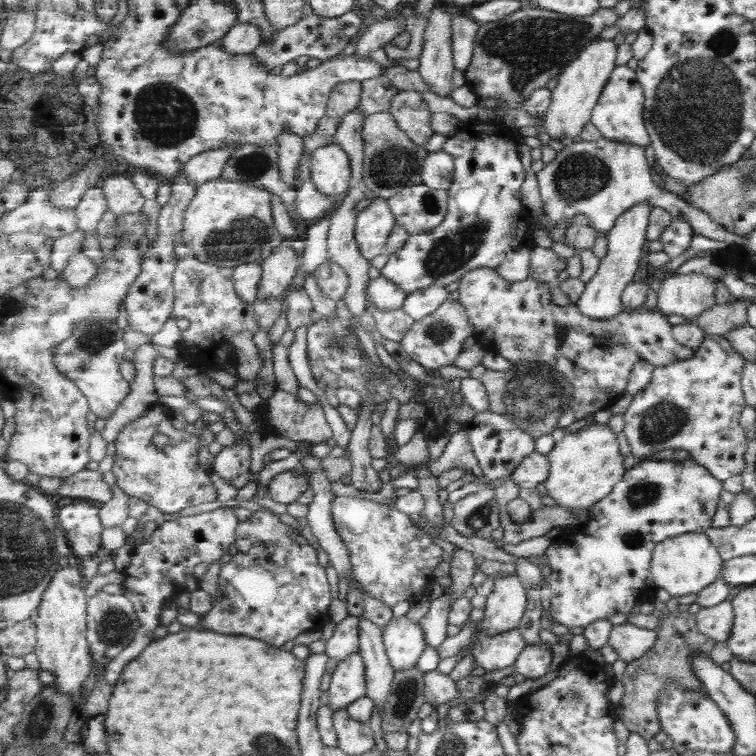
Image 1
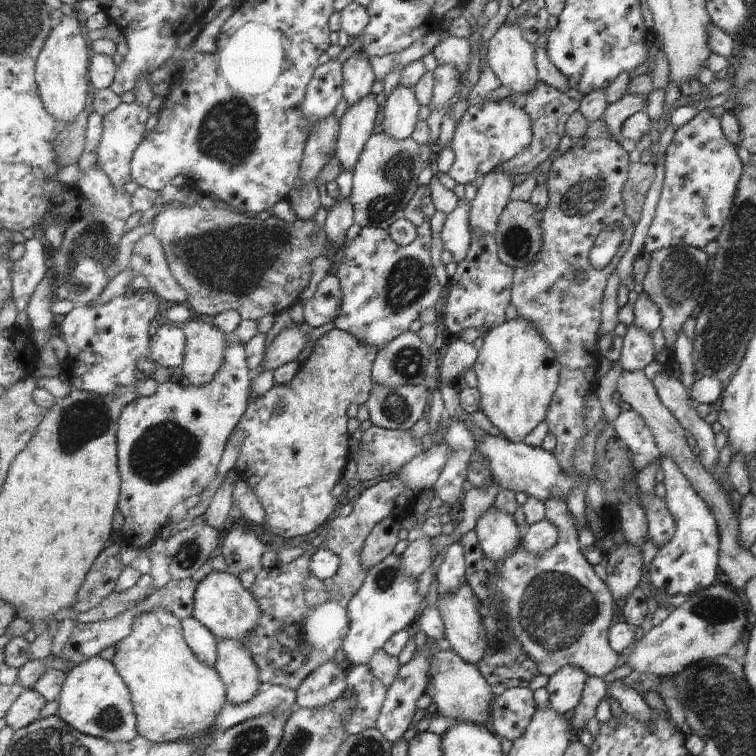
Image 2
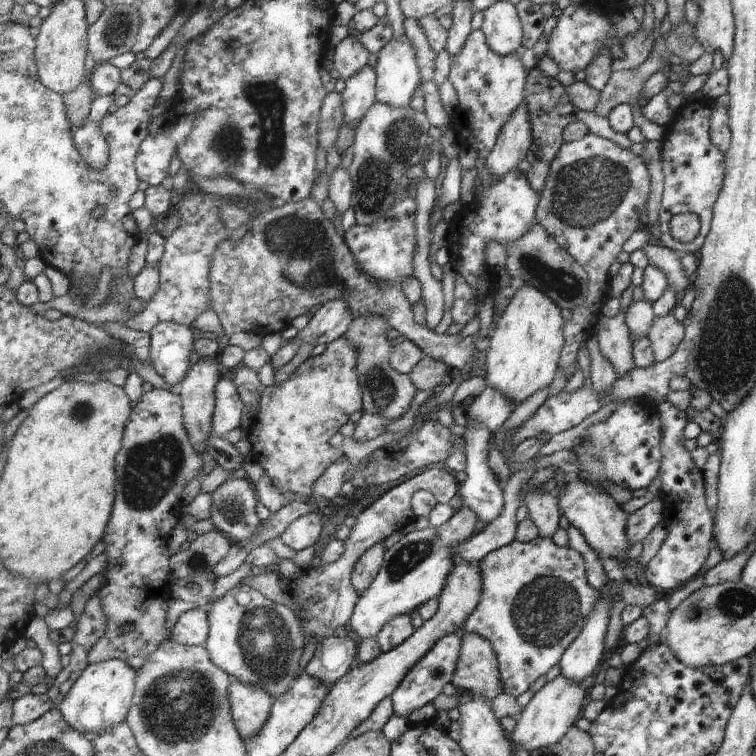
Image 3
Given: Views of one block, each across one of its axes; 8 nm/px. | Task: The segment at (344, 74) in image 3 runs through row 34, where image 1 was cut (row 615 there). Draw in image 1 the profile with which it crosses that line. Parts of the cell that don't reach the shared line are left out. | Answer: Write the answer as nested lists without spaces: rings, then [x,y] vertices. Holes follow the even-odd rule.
[[[347,615],[336,625],[332,637],[326,643],[326,654],[339,662],[359,653],[360,618]]]

